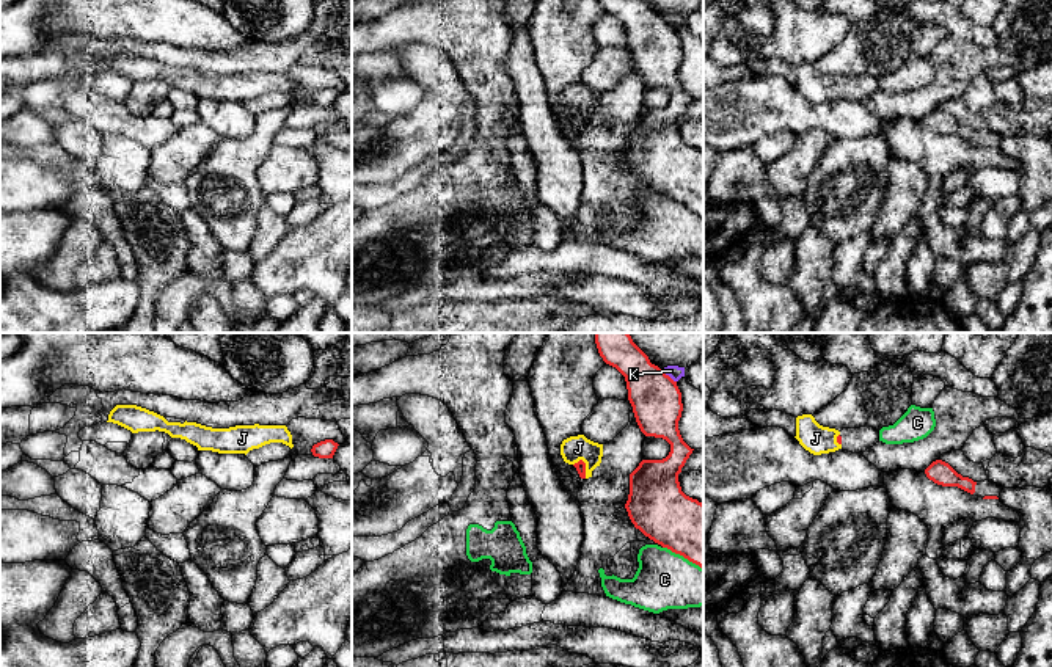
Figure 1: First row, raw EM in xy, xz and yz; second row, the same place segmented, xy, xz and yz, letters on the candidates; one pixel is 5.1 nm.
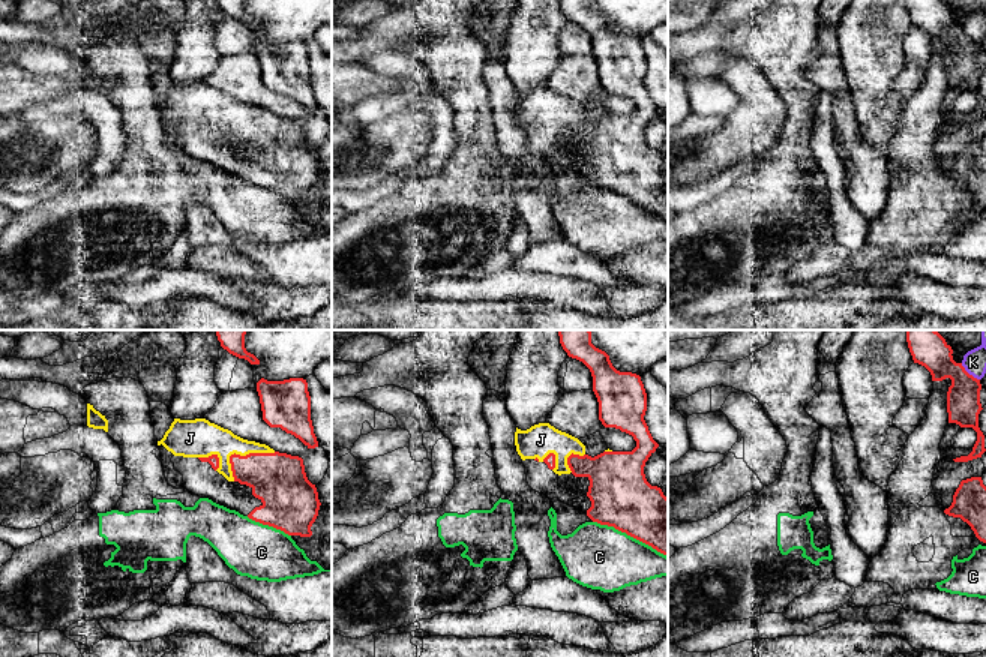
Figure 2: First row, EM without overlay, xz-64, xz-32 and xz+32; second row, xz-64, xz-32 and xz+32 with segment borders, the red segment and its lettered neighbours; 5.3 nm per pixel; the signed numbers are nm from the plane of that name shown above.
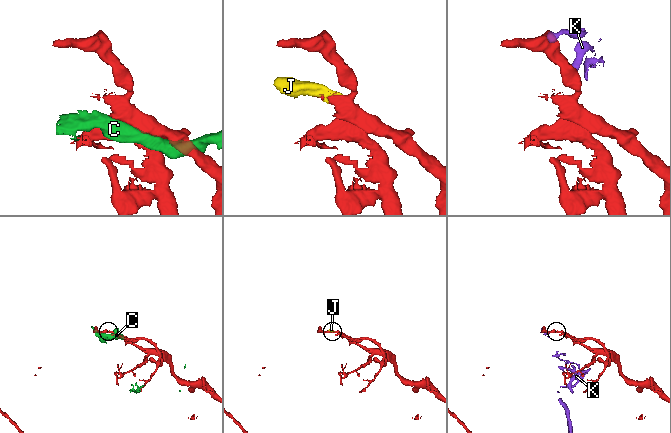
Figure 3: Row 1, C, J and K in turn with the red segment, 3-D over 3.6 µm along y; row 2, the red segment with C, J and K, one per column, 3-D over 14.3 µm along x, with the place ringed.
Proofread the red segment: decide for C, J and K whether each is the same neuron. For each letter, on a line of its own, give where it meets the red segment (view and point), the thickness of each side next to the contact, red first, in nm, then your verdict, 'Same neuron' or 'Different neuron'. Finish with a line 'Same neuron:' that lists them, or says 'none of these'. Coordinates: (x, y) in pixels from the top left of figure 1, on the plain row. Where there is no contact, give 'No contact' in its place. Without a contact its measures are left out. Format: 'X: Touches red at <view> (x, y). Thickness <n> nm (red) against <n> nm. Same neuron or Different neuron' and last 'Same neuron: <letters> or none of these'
C: Touches red at xz (683, 204). Thickness 300 nm (red) against 300 nm. Different neuron
J: Touches red at xz (584, 116). Thickness 50 nm (red) against 130 nm. Same neuron
K: Touches red at xz (668, 24). Thickness 260 nm (red) against 70 nm. Different neuron
Same neuron: J

